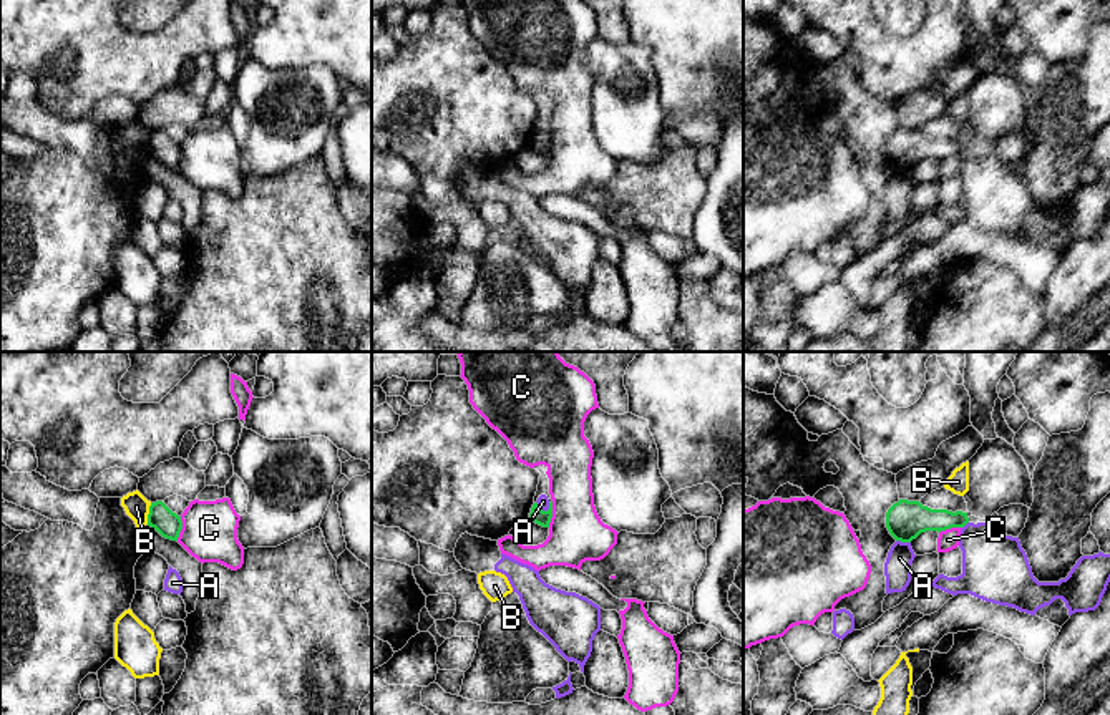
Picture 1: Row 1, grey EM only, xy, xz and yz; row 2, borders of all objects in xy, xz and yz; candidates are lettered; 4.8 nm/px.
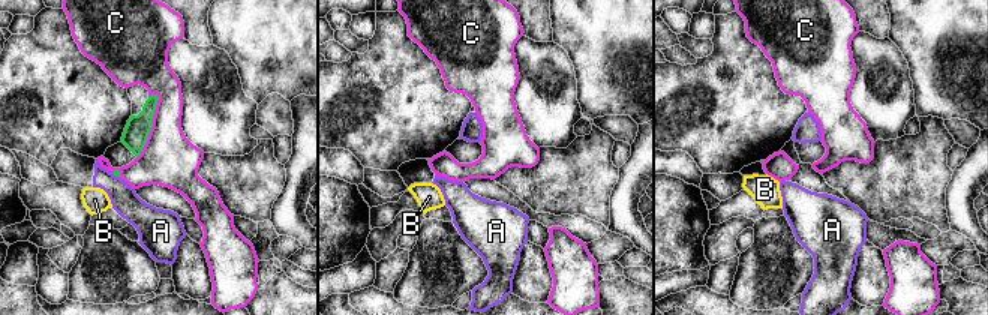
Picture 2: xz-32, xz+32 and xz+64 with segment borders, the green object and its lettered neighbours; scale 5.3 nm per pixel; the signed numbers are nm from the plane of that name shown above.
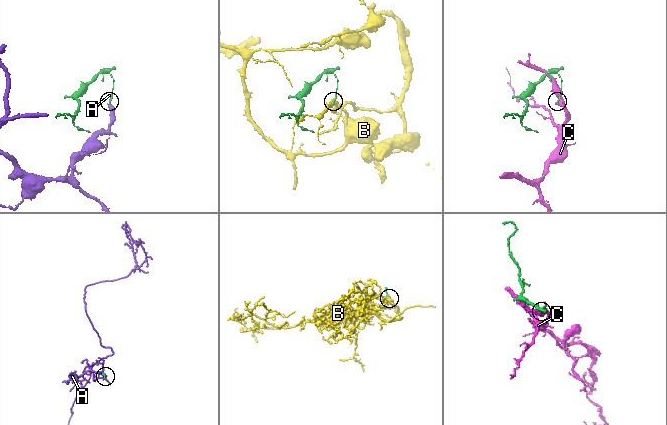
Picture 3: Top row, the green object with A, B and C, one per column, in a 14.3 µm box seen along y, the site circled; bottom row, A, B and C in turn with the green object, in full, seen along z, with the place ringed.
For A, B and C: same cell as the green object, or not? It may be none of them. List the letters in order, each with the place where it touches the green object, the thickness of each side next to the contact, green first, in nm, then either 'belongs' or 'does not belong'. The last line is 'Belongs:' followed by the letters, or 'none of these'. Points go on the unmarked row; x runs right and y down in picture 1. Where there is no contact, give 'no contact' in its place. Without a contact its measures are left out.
A: yz (903, 170) | 190/130 nm | does not belong
B: xy (150, 141) | 120/120 nm | does not belong
C: xz (551, 143) | 80/280 nm | does not belong
Belongs: none of these

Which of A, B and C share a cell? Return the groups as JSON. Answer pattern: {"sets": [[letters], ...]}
{"sets": [["A"], ["B"], ["C"]]}

